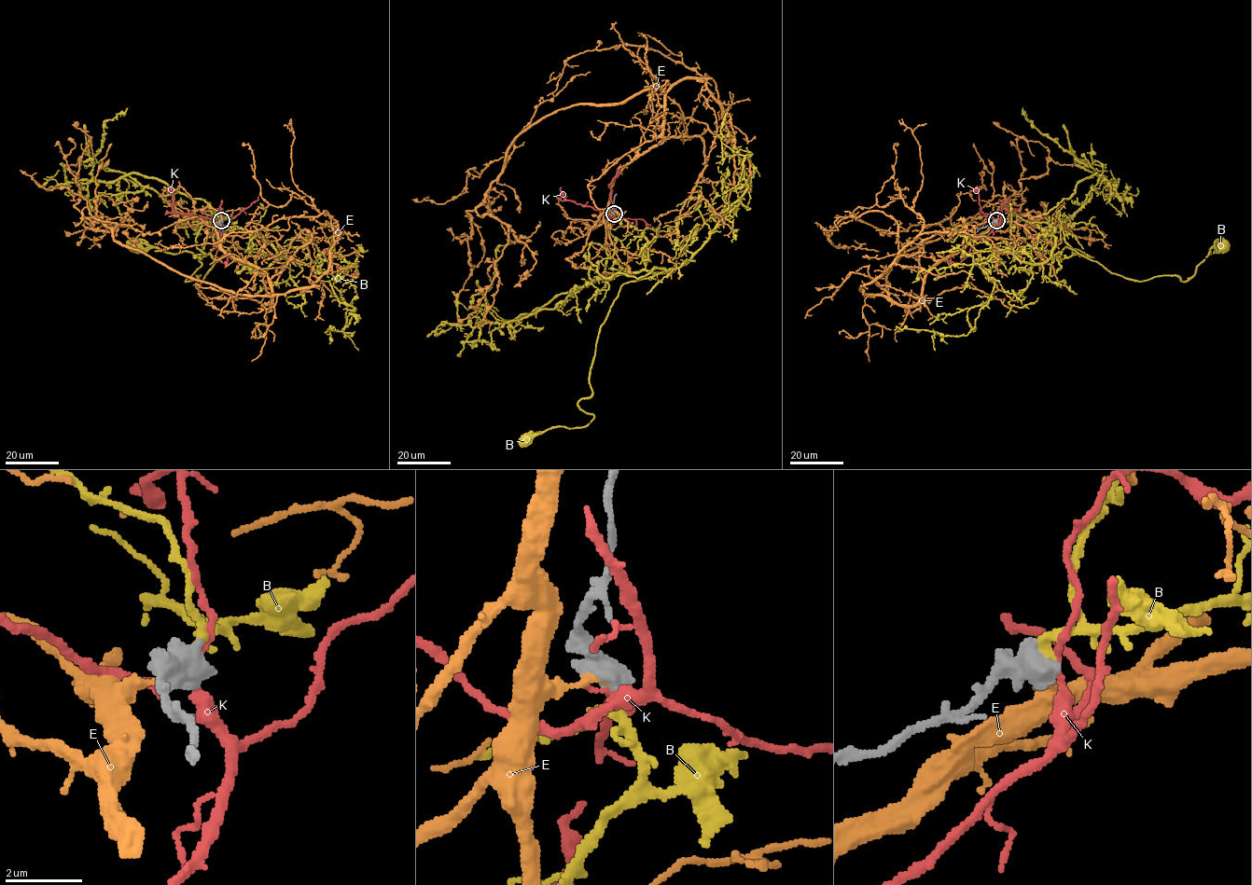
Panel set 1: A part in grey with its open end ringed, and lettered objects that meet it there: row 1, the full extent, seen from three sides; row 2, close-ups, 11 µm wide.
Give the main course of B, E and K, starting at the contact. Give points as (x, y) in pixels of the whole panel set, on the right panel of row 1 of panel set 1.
B: (996, 220), (1045, 222), (1054, 228), (1052, 257), (1067, 247), (1137, 281), (1188, 281), (1212, 248), (1224, 245)
E: (995, 222), (933, 266), (915, 304), (869, 296), (907, 251), (981, 224), (1047, 172), (1048, 148), (993, 121)
K: (997, 221), (998, 224), (993, 216), (980, 211), (978, 193), (969, 191)

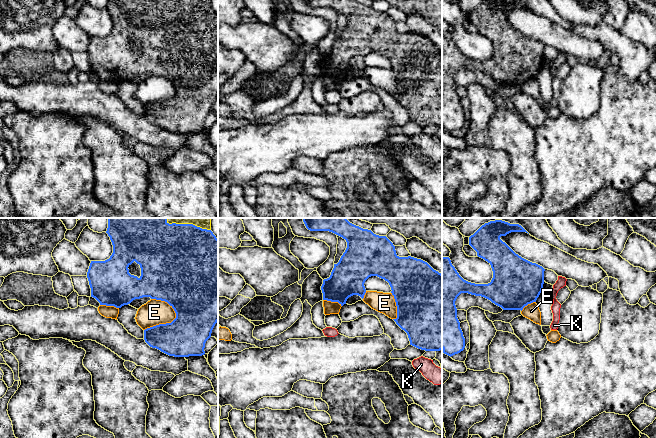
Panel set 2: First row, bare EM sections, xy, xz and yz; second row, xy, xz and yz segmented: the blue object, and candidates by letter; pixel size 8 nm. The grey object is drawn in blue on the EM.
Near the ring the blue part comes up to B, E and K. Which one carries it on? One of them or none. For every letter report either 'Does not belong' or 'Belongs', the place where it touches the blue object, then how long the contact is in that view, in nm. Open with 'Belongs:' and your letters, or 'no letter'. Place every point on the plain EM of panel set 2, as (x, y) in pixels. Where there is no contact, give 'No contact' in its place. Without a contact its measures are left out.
Belongs: B
B: Belongs. Touches blue at xy (201, 4). Shared border 160 nm
E: Does not belong. Touches blue at xy (166, 99). Shared border 300 nm
K: Does not belong. No contact

